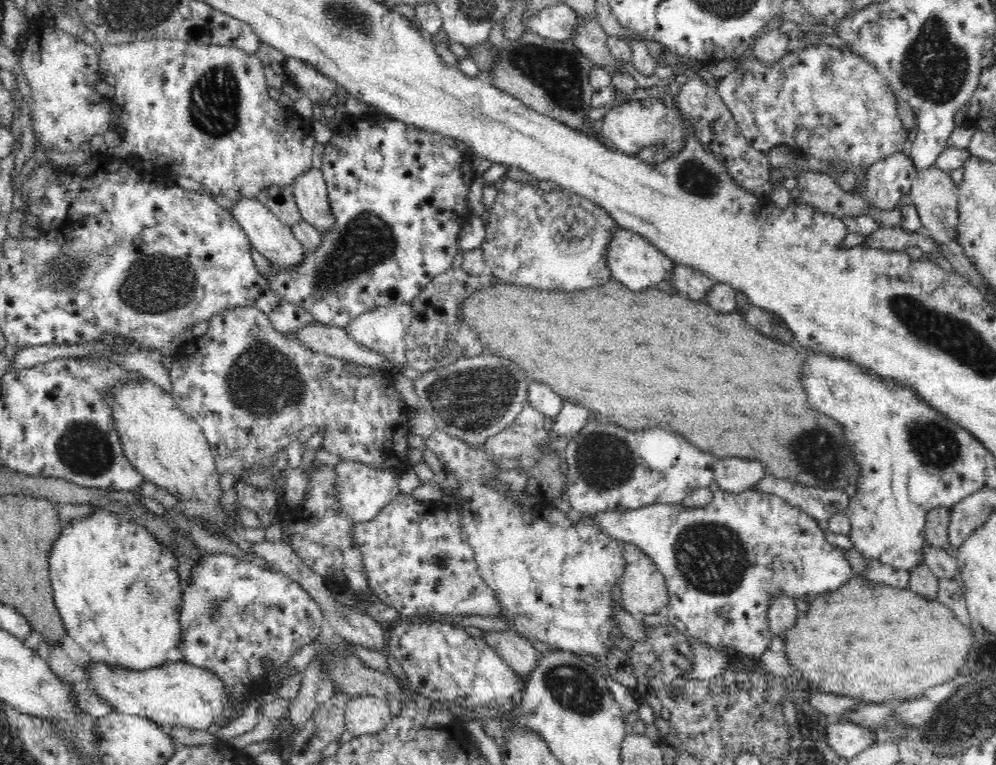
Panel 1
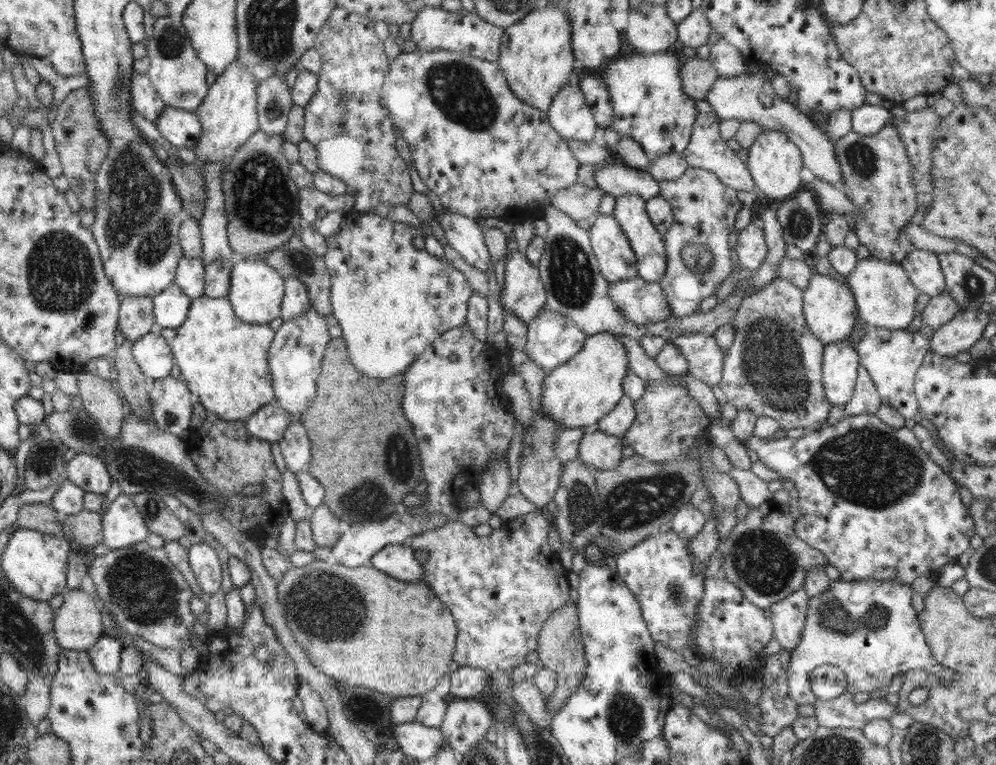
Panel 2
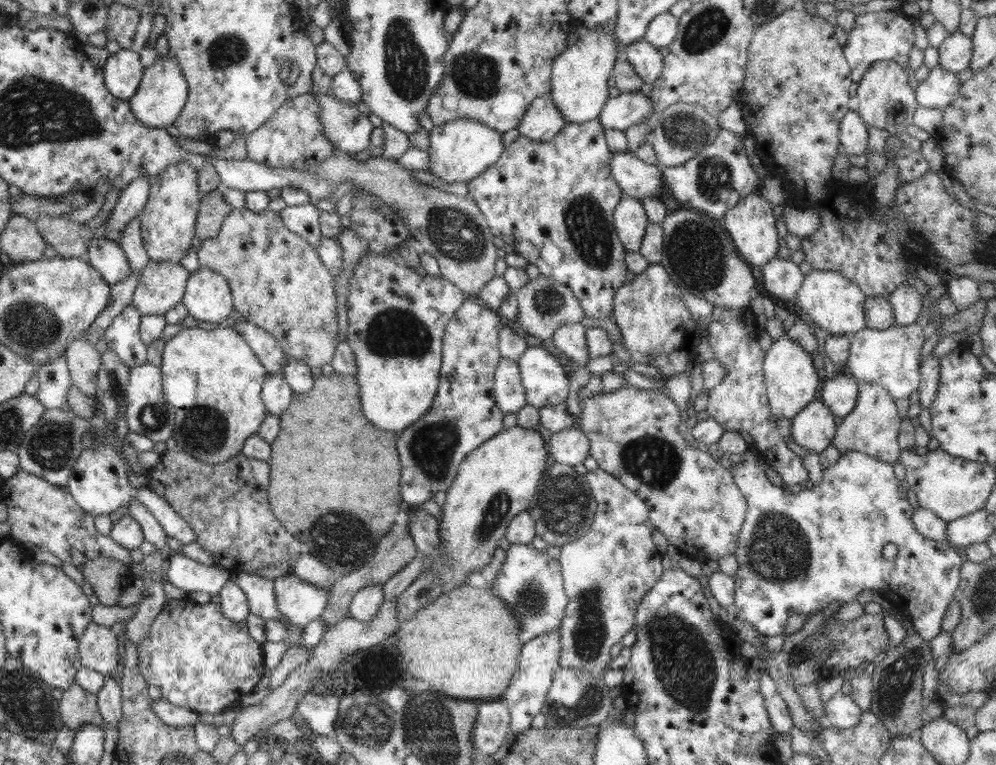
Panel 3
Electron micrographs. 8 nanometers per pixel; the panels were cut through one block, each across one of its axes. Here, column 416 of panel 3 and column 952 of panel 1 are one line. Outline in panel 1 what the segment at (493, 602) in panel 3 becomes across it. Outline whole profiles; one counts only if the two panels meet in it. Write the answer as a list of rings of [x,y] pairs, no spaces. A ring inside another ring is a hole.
[[[852,576],[838,590],[822,592],[814,597],[808,610],[799,614],[794,626],[786,632],[782,650],[790,664],[806,676],[800,679],[808,683],[810,691],[834,692],[840,696],[860,698],[864,702],[884,704],[916,698],[928,686],[944,684],[958,676],[966,664],[968,650],[976,646],[974,638],[971,627],[962,624],[954,611],[940,601],[926,599],[909,587],[901,589]]]

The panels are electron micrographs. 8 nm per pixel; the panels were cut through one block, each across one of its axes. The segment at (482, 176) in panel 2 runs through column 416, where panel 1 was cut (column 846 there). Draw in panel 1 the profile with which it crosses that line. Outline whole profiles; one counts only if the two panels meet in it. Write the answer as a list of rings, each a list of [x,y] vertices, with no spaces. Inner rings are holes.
[[[810,46],[810,48],[798,50],[798,52],[787,52],[780,60],[774,62],[774,64],[760,62],[751,50],[744,57],[748,58],[744,60],[740,58],[739,63],[735,66],[735,70],[718,80],[716,89],[721,99],[726,103],[726,106],[732,111],[733,117],[738,123],[740,131],[742,131],[742,135],[746,137],[748,143],[754,147],[754,150],[768,153],[768,150],[778,145],[785,145],[787,148],[792,149],[797,156],[810,156],[810,158],[818,158],[822,162],[832,162],[833,170],[836,171],[836,168],[839,168],[842,173],[846,172],[846,170],[853,170],[855,173],[859,173],[860,170],[868,171],[874,162],[884,160],[886,156],[892,156],[894,152],[902,151],[902,146],[908,136],[908,130],[903,127],[903,122],[898,116],[896,96],[893,93],[892,87],[872,63],[854,54],[850,49],[832,48],[832,46],[824,46],[824,48],[822,46],[818,46],[818,48]]]

